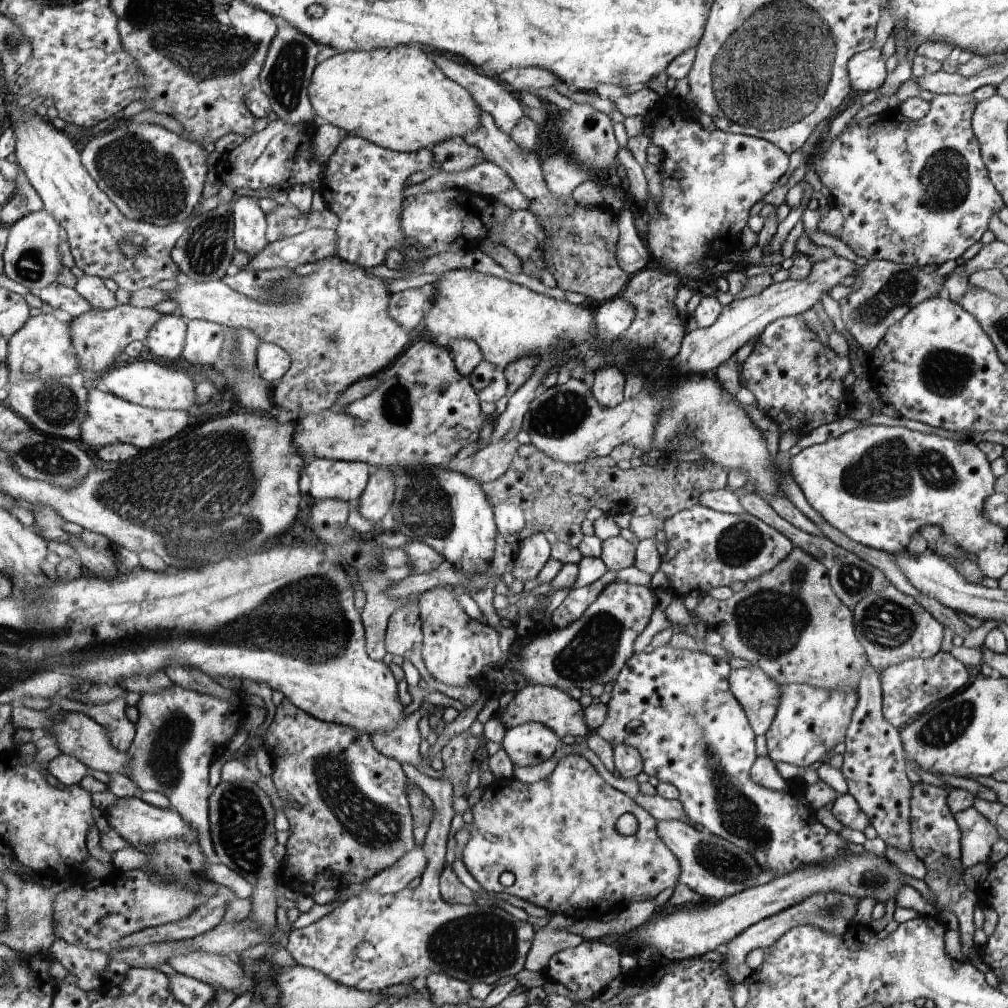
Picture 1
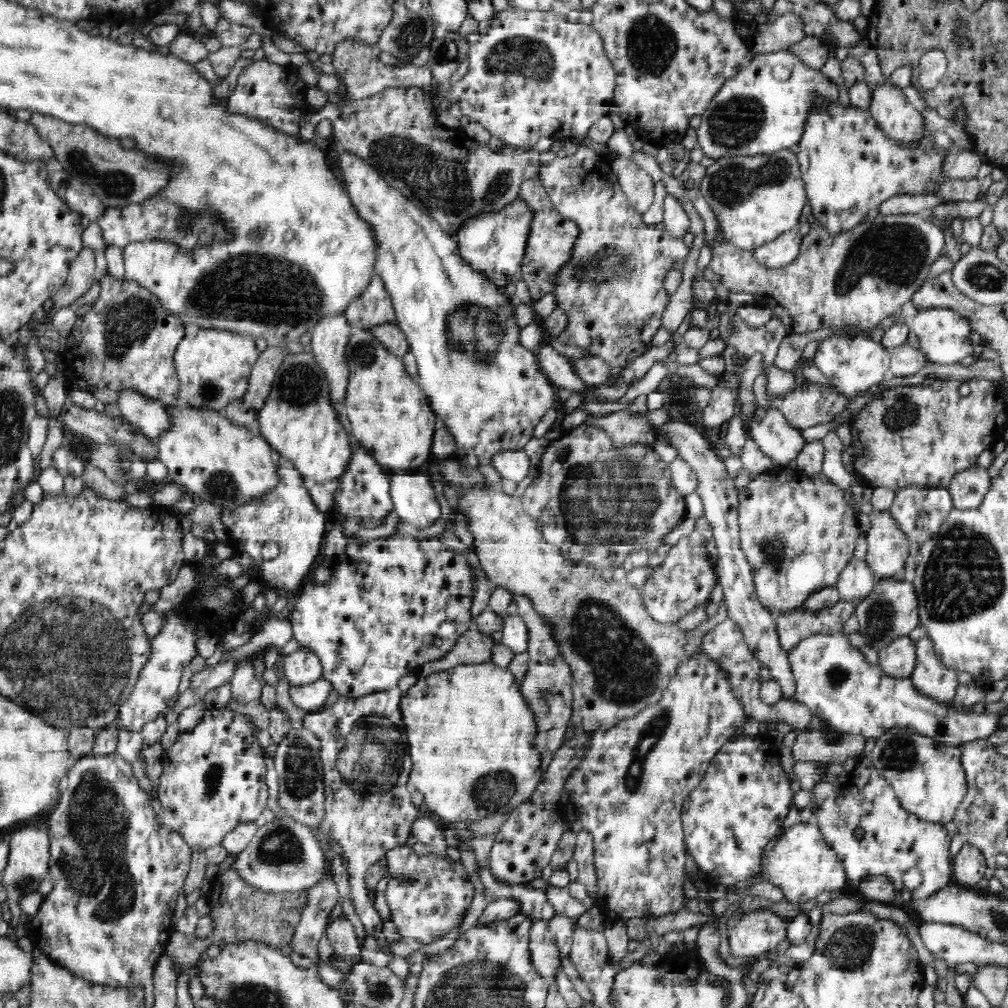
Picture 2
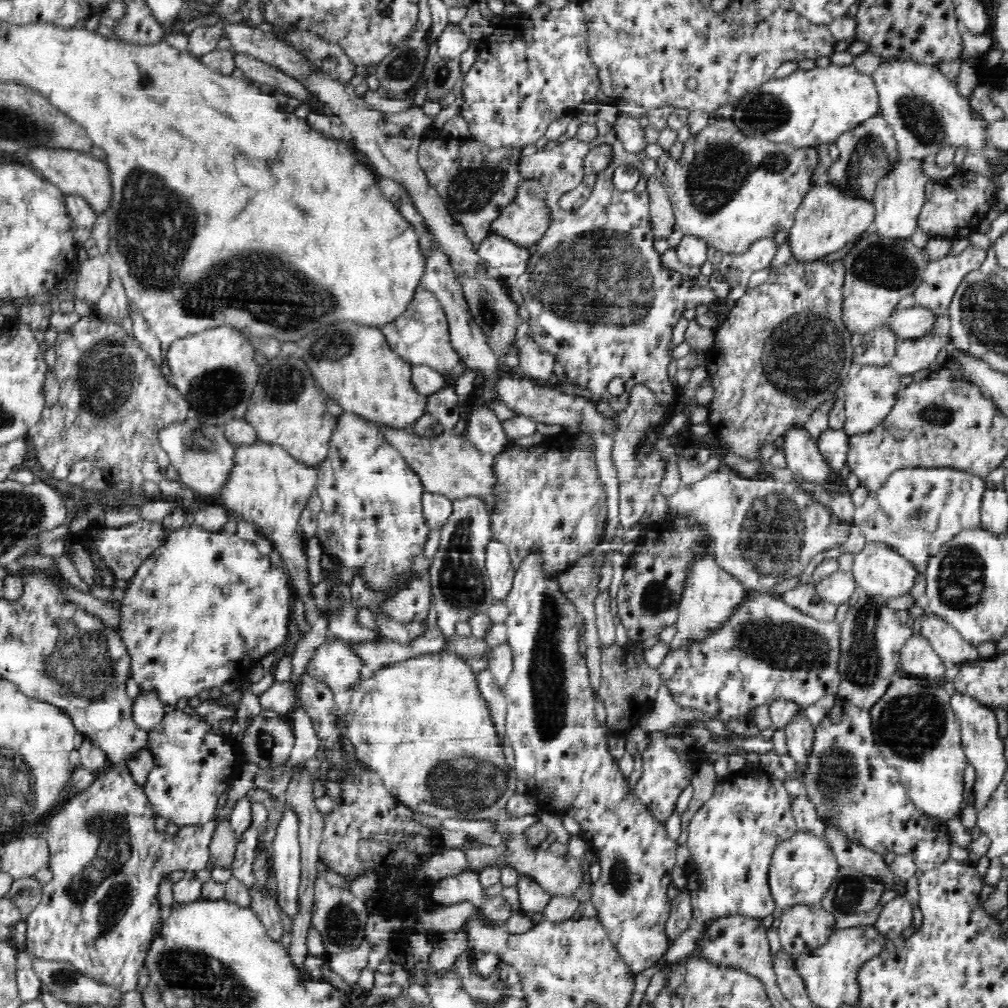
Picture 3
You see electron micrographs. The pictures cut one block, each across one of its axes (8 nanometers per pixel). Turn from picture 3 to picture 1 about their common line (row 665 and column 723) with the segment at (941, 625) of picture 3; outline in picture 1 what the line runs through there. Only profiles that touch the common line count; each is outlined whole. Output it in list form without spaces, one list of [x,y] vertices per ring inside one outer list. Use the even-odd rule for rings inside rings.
[[[831,892],[831,894],[813,894],[811,898],[807,898],[805,902],[799,902],[797,906],[791,906],[789,910],[783,910],[781,914],[775,914],[773,918],[765,918],[753,926],[749,926],[743,934],[739,934],[737,938],[733,938],[731,942],[727,942],[725,946],[721,946],[721,954],[723,954],[723,964],[725,964],[725,970],[729,974],[729,980],[733,980],[735,984],[739,982],[745,982],[747,976],[751,976],[753,972],[747,968],[745,964],[745,956],[747,952],[751,952],[753,948],[761,948],[761,950],[767,950],[771,948],[777,938],[781,938],[785,932],[797,928],[797,926],[815,926],[815,928],[821,928],[823,932],[827,934],[843,934],[845,928],[849,924],[853,924],[853,912],[855,912],[855,904],[859,902],[859,898],[853,898],[853,896],[845,896],[845,894],[839,894],[839,892]]]

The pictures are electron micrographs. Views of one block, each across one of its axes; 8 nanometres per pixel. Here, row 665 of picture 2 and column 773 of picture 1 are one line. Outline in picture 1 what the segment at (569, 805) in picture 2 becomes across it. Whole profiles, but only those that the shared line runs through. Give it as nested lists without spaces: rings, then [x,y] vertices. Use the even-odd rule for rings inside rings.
[[[737,668],[729,672],[729,688],[741,708],[747,714],[749,726],[757,736],[765,736],[773,724],[773,714],[779,708],[779,688],[773,678],[769,678],[761,668],[751,674],[747,668]]]

